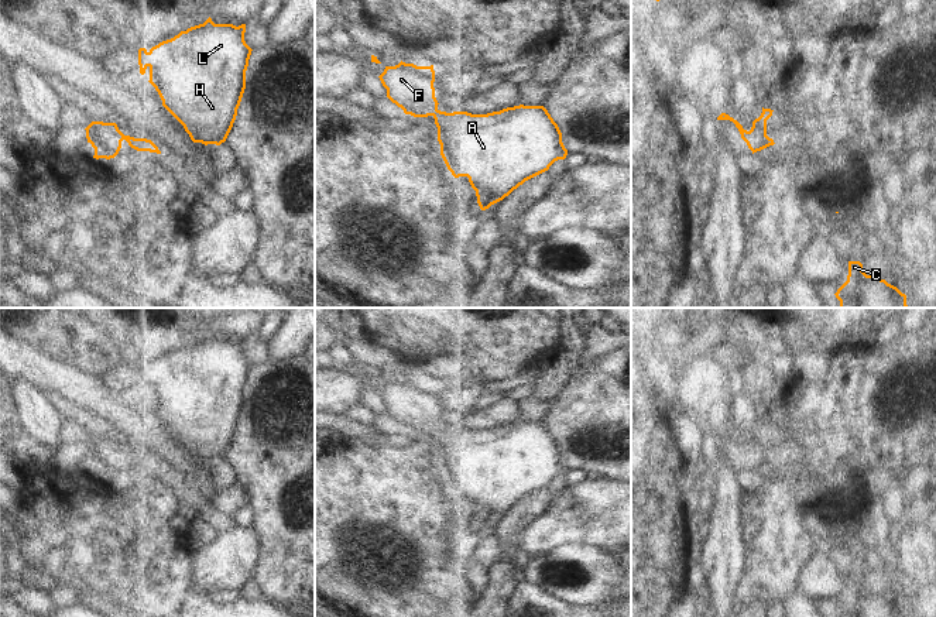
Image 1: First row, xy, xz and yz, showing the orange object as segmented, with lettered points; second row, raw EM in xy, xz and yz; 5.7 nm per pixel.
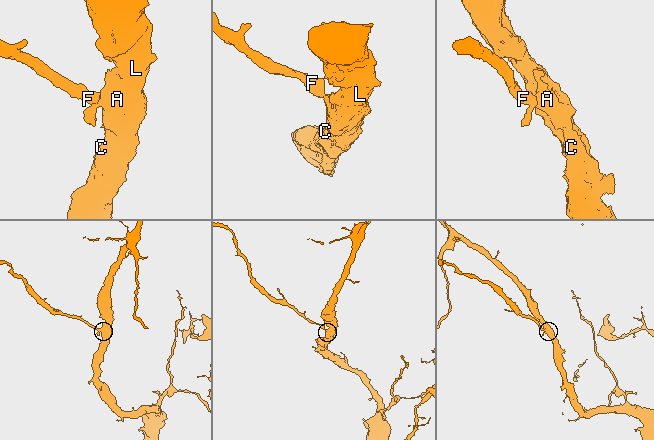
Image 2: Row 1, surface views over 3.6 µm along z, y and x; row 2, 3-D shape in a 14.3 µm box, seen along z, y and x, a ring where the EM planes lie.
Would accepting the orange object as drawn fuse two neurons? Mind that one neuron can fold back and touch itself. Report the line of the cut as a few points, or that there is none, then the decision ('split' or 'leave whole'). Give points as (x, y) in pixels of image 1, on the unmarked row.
no cut; leave whole

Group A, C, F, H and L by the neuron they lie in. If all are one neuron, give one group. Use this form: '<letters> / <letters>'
A C F H L

